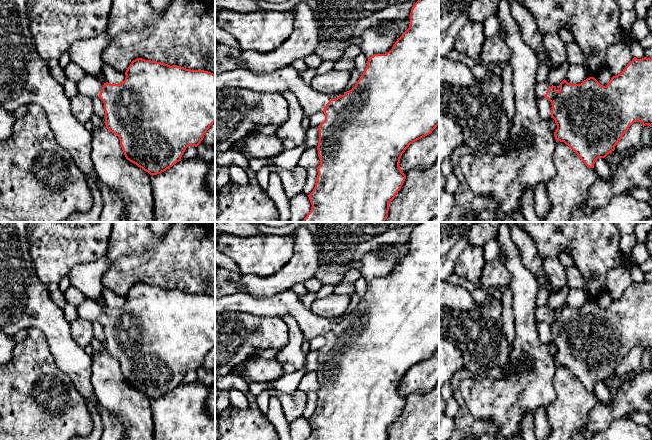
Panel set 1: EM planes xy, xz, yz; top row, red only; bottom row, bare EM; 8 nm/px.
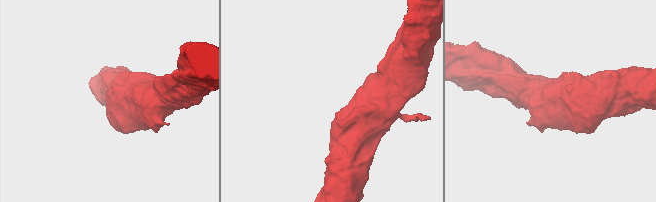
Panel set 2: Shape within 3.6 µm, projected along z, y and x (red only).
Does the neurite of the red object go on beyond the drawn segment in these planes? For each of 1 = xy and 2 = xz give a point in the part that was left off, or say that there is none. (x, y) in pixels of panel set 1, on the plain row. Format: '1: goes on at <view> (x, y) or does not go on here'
1: goes on at xy (90, 310)
2: goes on at xz (286, 303)

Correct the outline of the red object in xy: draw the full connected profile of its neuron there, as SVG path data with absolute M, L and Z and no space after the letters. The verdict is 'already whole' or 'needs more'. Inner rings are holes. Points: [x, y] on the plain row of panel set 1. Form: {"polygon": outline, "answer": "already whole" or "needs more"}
{"polygon": "M137 282L131 286L125 299L122 307L111 308L86 298L76 307L78 317L91 323L99 321L103 325L106 352L119 361L127 384L152 400L161 398L181 385L187 371L197 371L215 346L215 298Z", "answer": "needs more"}

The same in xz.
{"polygon": "M420 222L412 231L409 242L409 252L392 273L385 278L368 281L367 290L356 309L336 323L307 309L292 290L271 297L235 292L215 299L215 314L291 315L298 322L305 339L325 338L325 344L318 350L320 389L315 411L308 419L312 431L307 440L388 440L389 427L406 403L399 390L402 378L410 368L431 358L439 349L439 222Z", "answer": "needs more"}

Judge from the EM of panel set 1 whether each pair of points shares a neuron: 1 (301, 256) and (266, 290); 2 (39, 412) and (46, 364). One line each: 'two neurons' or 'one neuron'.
1: one neuron
2: one neuron

